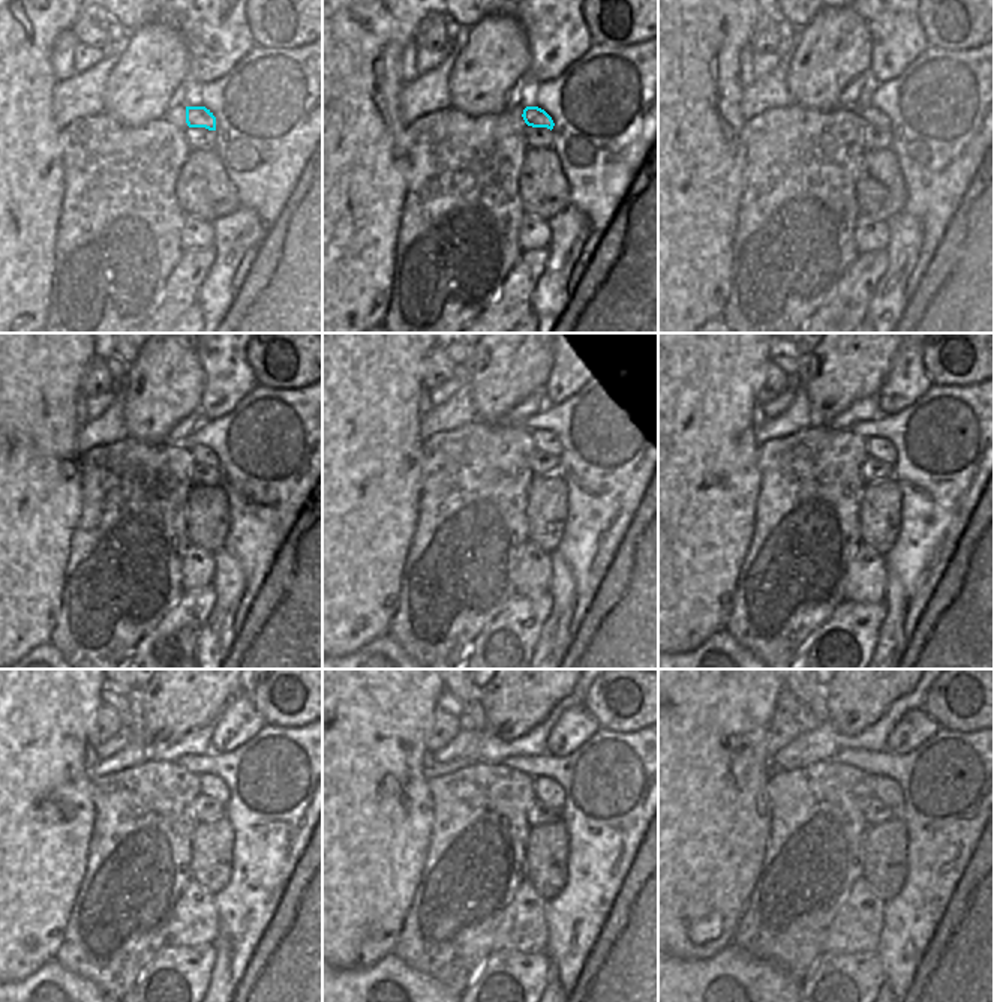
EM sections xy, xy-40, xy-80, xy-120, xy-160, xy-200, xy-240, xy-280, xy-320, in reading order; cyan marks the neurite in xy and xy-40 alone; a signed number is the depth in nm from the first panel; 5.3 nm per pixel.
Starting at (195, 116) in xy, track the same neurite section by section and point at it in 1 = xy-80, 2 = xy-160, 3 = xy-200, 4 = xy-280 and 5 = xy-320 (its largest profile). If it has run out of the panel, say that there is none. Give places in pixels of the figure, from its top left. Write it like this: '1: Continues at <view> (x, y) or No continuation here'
1: Continues at xy-80 (871, 116)
2: Continues at xy-160 (544, 441)
3: Continues at xy-200 (877, 447)
4: Continues at xy-280 (546, 789)
5: Continues at xy-320 (885, 789).

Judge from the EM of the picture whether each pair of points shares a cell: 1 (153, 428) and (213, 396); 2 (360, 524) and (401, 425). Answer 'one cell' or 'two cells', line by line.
1: two cells
2: one cell

